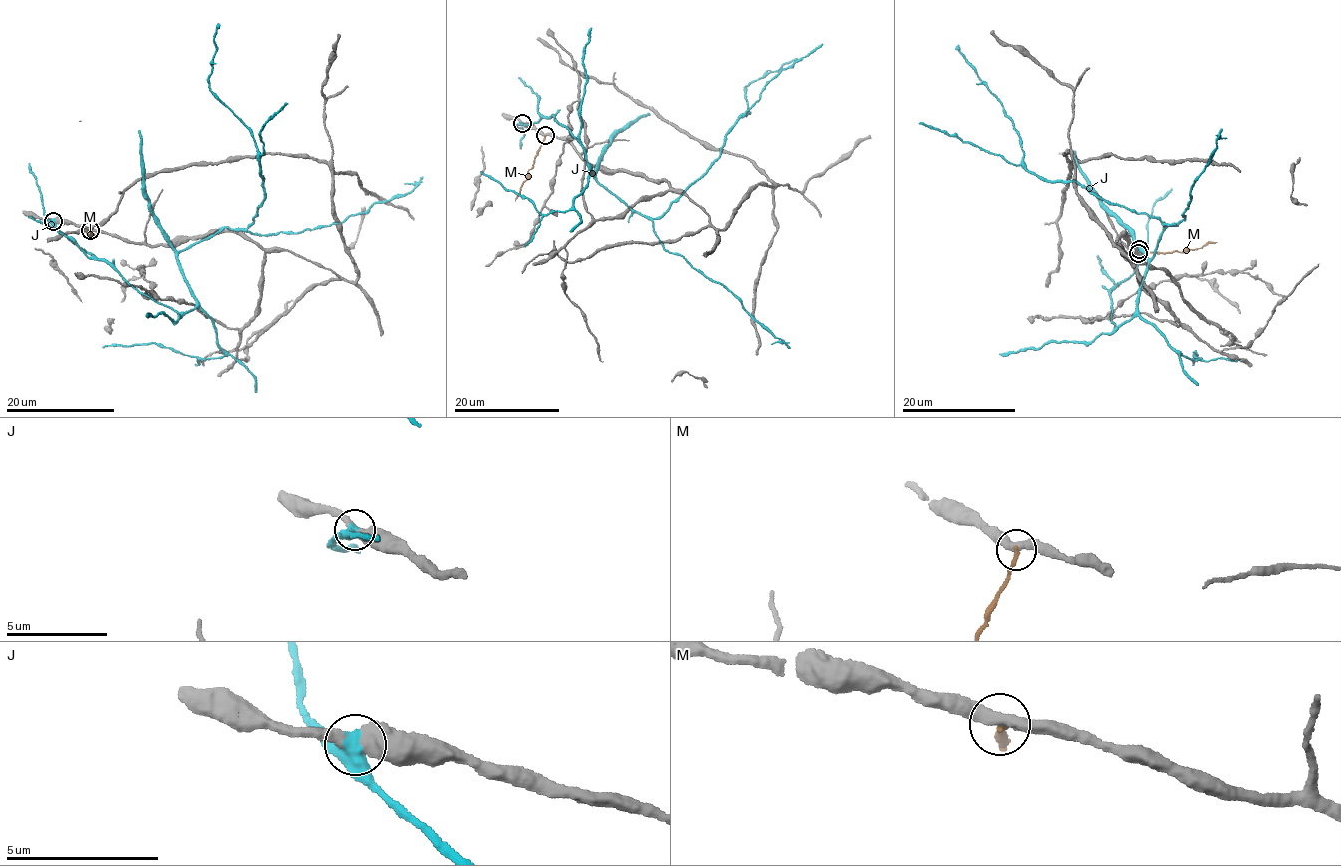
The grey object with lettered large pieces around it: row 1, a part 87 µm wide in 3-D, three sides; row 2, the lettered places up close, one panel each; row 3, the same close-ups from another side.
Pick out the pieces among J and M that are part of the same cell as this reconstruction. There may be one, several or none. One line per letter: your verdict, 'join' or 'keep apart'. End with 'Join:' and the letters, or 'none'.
J: keep apart
M: keep apart
Join: none

